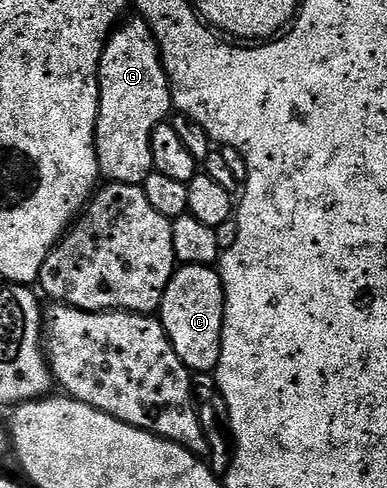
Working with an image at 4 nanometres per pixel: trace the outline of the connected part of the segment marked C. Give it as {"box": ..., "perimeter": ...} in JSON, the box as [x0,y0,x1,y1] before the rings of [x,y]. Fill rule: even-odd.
{"box":[158,264,224,374],"perimeter":[[[185,264],[172,273],[172,281],[166,286],[164,297],[158,309],[158,319],[163,324],[178,358],[193,374],[215,373],[220,360],[220,339],[224,325],[224,283],[220,281],[219,271],[207,264]]]}

